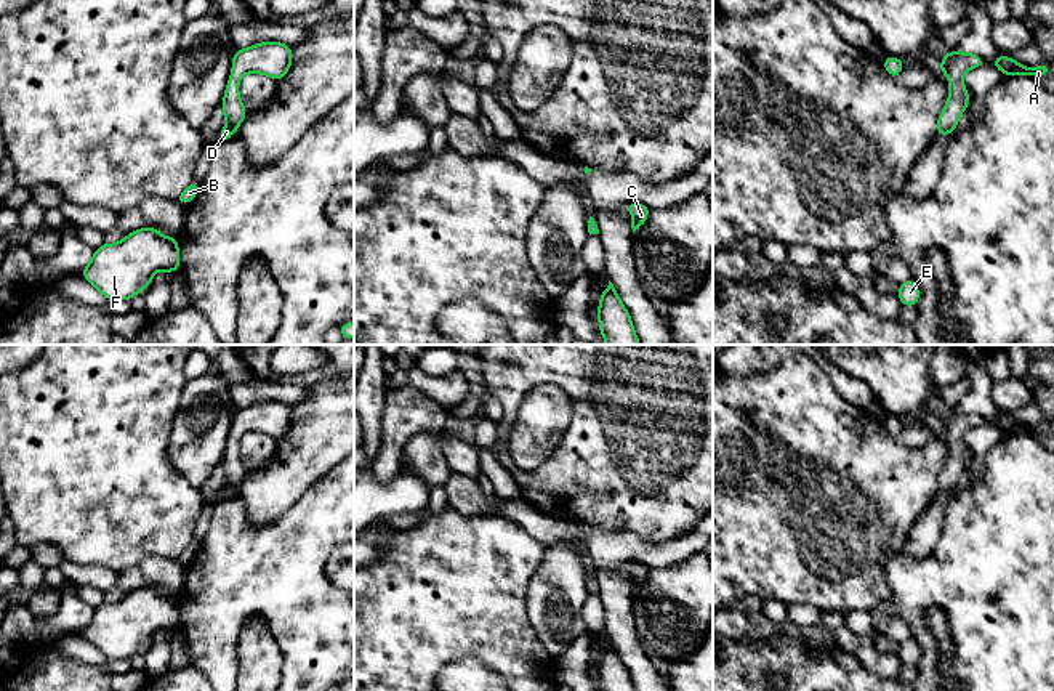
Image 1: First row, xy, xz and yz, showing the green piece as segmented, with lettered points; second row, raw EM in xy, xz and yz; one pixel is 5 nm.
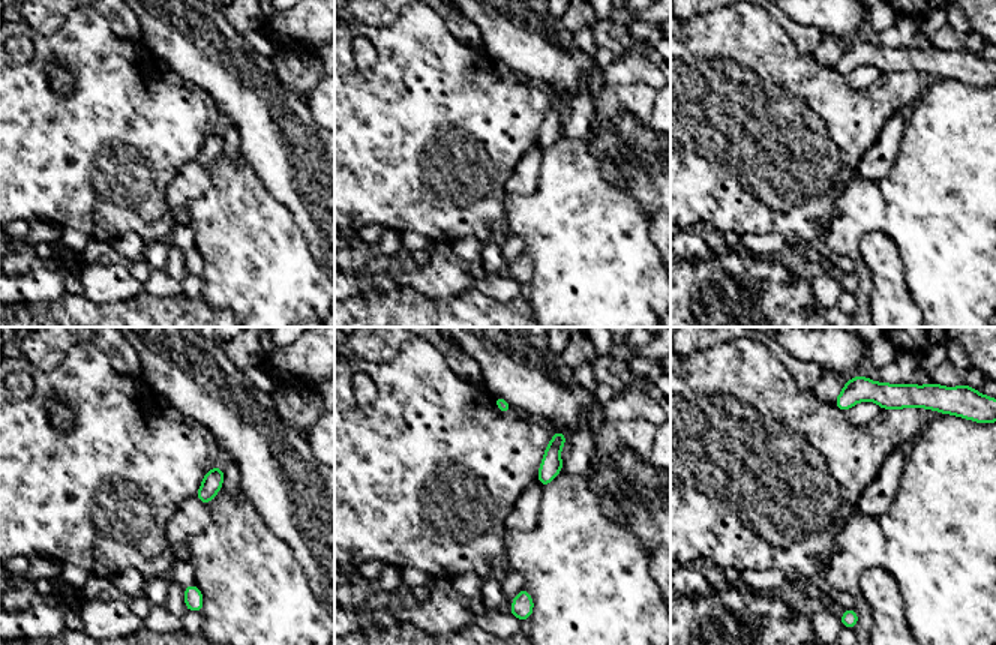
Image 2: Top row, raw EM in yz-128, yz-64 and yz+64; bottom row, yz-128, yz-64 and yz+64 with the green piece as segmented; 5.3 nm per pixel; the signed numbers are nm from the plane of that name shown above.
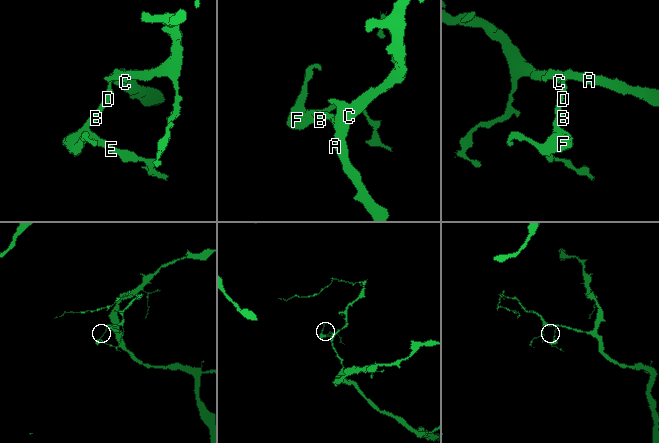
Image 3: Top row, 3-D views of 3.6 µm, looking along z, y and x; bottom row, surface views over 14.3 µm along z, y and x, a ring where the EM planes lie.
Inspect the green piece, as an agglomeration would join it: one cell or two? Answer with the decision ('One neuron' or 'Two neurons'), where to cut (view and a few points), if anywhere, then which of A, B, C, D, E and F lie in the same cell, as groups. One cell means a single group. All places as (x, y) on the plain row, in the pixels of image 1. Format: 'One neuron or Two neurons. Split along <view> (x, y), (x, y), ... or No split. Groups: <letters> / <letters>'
One neuron. No split. Groups: A B C D E F

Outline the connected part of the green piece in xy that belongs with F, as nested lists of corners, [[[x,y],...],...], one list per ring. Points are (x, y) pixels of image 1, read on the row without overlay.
[[[147,585],[98,606],[82,635],[107,659],[128,661],[152,643],[155,630],[179,630],[179,606],[176,596]]]

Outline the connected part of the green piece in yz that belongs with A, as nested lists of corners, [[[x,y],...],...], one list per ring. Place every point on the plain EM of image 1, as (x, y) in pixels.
[[[1000,415],[993,418],[993,425],[1001,430],[1003,434],[1032,434],[1032,436],[1046,436],[1051,430],[1051,425],[1040,423],[1033,428],[1025,426],[1024,423],[1014,420],[1009,415]]]

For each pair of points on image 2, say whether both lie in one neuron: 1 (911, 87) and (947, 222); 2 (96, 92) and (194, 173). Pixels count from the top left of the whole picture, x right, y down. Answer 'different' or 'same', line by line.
1: different
2: different

